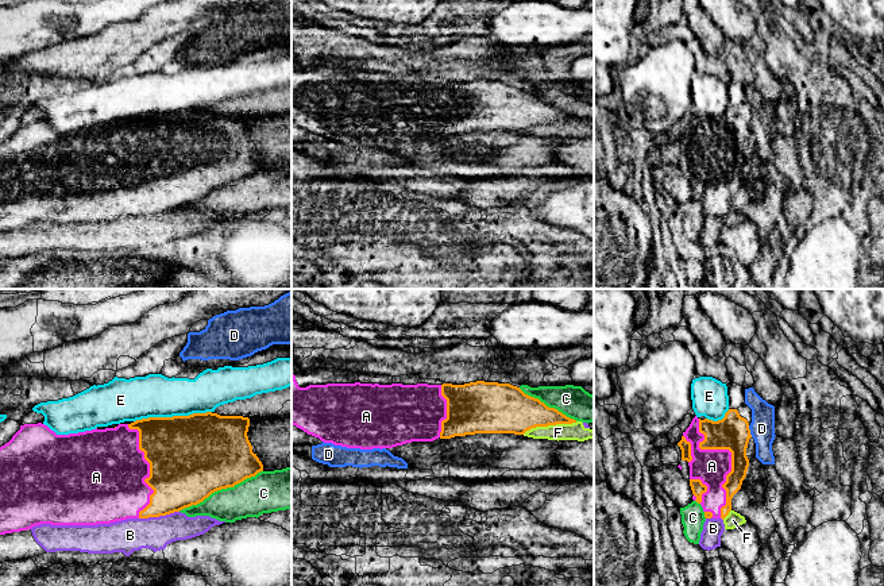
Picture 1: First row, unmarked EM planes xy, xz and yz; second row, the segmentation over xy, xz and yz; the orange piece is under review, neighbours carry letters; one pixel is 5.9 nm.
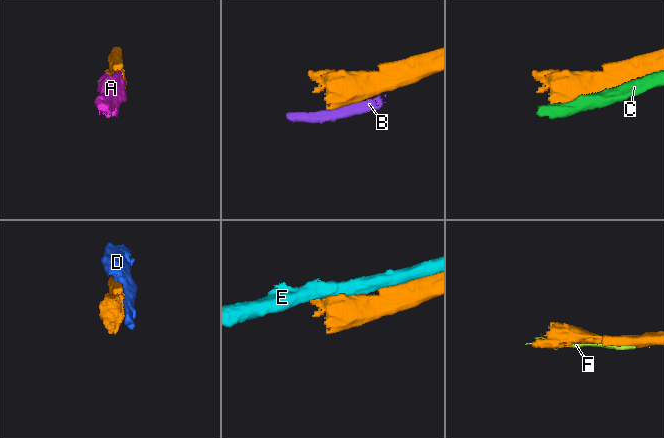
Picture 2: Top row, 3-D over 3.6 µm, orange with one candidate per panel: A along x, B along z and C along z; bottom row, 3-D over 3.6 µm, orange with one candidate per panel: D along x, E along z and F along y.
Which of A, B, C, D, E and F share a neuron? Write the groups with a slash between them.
A / B F / C / D / E

